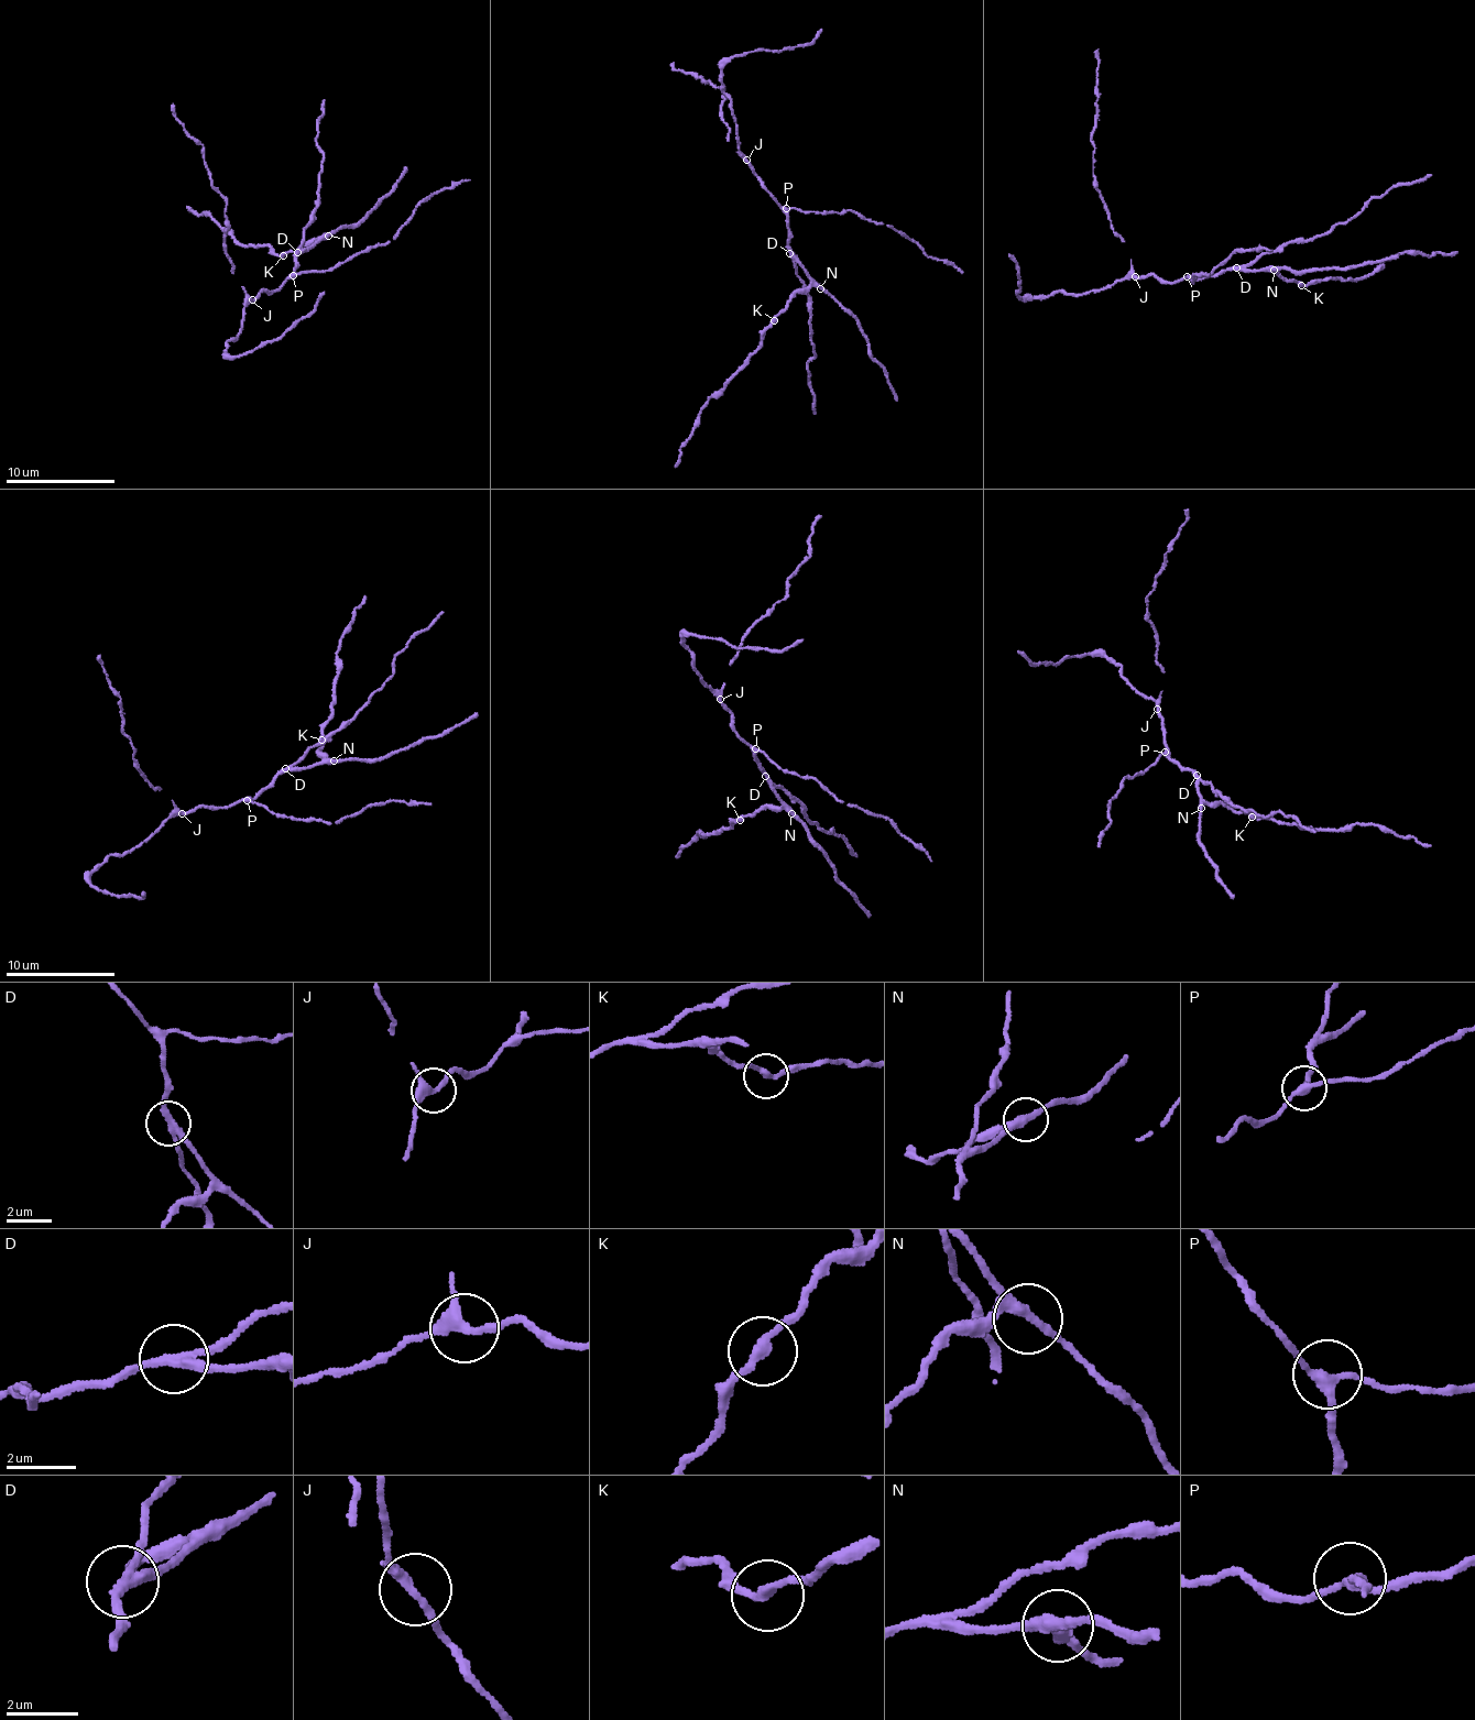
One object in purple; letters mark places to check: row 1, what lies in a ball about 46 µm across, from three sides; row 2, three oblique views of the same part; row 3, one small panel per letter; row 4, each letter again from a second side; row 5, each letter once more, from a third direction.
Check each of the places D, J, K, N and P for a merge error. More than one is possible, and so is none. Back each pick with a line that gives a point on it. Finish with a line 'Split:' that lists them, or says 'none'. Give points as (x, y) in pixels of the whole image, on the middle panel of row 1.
D: Place: (789, 253)
Split: D

